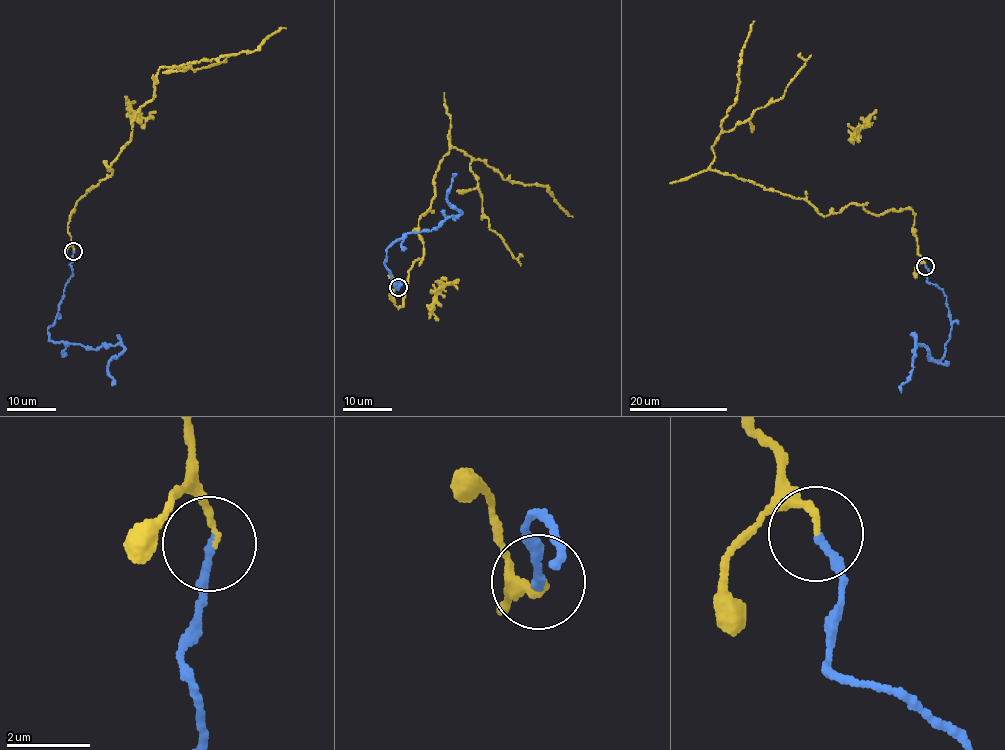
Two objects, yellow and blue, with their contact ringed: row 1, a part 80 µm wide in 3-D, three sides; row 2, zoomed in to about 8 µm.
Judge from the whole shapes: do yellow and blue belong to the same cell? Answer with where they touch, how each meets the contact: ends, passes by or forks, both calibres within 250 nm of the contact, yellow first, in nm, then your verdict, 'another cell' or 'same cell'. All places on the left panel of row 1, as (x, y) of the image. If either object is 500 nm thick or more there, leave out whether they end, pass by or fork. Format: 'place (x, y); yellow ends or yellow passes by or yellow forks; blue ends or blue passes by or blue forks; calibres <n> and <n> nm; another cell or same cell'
place (73, 251); yellow ends; blue ends; calibres 130 and 200 nm; same cell

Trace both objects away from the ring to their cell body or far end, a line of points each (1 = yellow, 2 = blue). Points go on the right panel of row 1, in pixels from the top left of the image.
1: (925, 265), (911, 210), (876, 215), (849, 204), (824, 216), (802, 198), (711, 169), (754, 21)
2: (925, 266), (927, 282), (946, 297), (950, 337), (940, 360), (915, 340), (901, 392)

